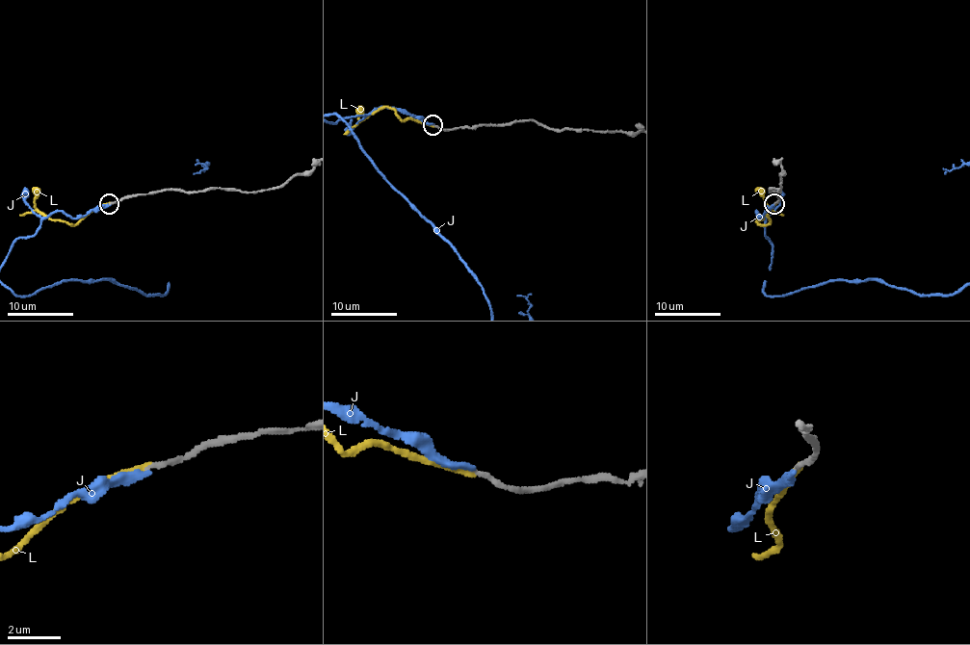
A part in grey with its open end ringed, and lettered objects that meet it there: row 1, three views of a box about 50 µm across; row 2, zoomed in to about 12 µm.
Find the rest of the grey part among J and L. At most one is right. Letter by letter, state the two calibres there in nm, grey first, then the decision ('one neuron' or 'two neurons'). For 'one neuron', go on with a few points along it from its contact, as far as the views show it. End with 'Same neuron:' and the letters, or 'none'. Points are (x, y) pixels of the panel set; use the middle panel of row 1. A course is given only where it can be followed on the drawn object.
J: calibres 170 and 260 nm; one neuron
L: calibres 190 and 220 nm; two neurons
Same neuron: J

